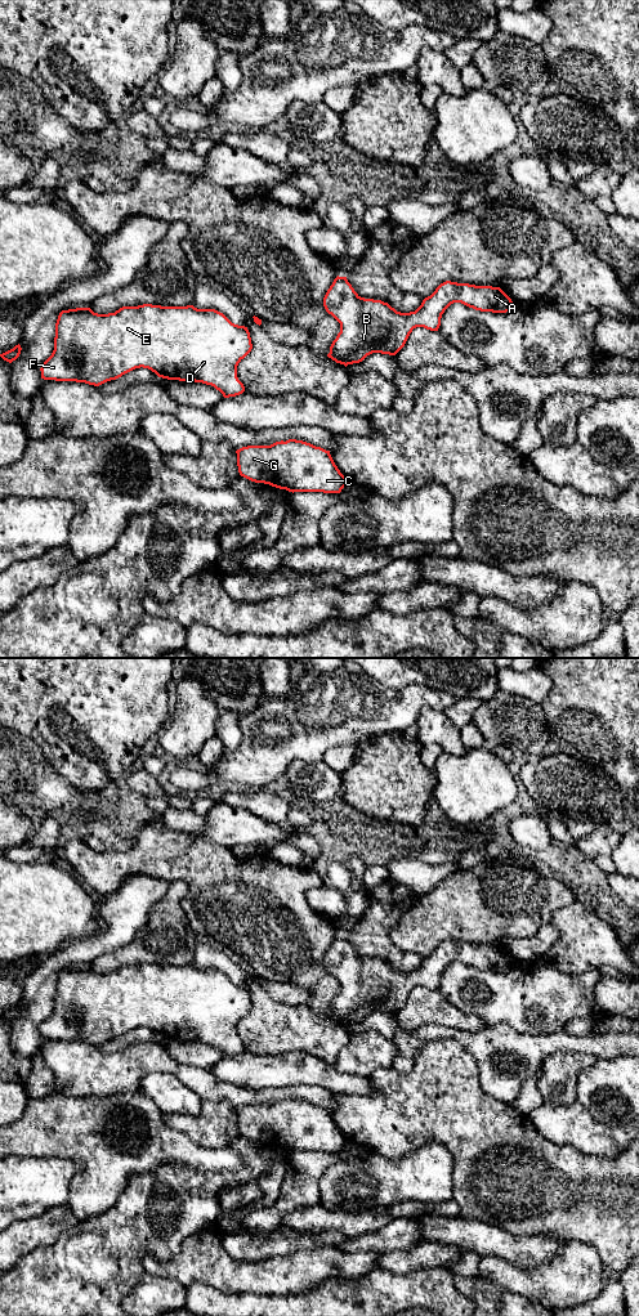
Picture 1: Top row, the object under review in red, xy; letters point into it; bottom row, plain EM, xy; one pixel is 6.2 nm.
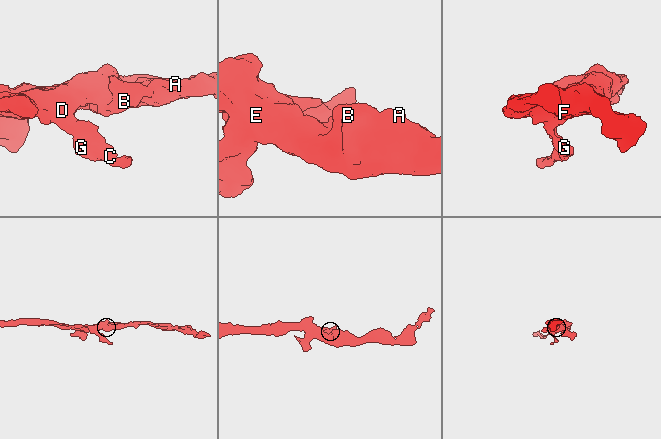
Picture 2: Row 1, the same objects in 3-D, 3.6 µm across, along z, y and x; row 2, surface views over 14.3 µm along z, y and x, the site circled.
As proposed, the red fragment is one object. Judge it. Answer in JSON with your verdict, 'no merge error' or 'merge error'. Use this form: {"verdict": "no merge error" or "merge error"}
{"verdict": "no merge error"}

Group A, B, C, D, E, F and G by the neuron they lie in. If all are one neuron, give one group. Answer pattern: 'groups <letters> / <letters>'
groups A B C D E F G

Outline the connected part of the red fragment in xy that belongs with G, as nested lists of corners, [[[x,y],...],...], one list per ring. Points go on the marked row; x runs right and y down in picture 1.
[[[303,440],[247,446],[236,453],[241,476],[292,493],[340,493],[348,482],[335,465],[330,451]]]

